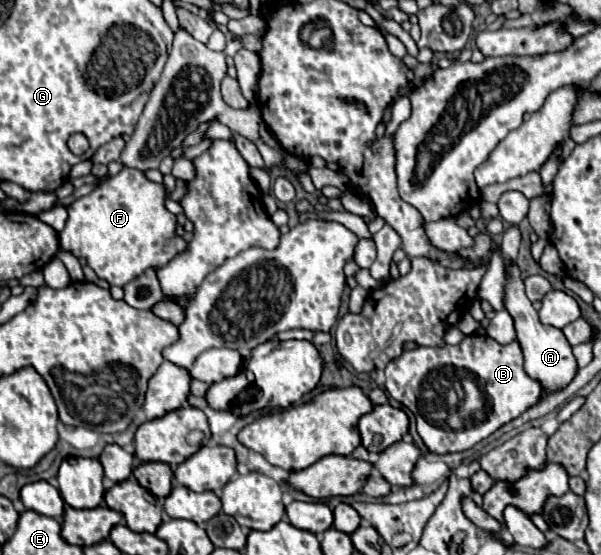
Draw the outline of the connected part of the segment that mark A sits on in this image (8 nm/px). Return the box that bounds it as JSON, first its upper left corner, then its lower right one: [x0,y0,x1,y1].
[504,263,578,391]

